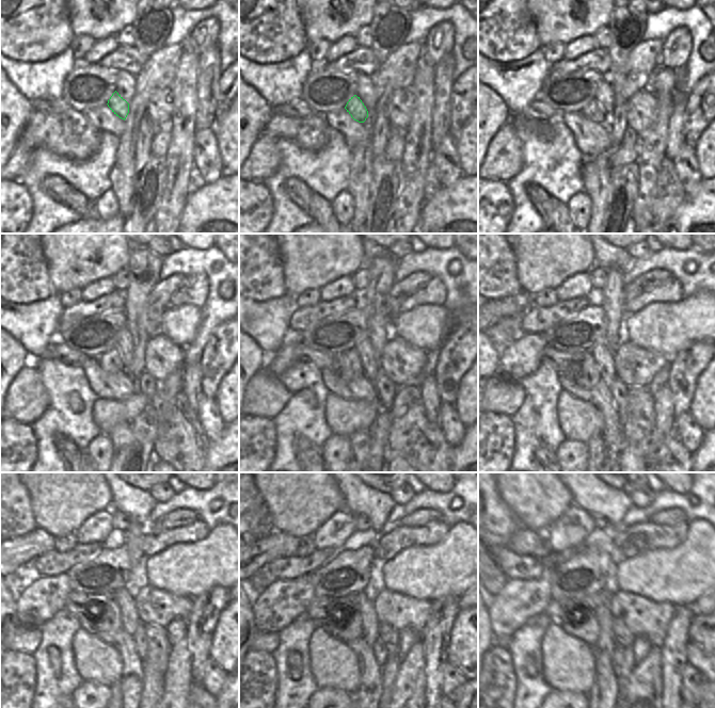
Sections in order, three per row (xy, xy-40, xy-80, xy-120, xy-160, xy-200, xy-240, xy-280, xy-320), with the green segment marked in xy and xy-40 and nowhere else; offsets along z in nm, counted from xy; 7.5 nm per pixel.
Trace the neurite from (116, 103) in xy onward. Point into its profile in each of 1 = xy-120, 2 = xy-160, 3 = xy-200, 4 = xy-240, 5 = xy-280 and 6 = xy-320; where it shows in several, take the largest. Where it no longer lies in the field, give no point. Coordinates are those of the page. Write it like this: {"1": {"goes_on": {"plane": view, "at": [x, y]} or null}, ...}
{"1": {"goes_on": {"plane": "xy-120", "at": [110, 361]}}, "2": {"goes_on": {"plane": "xy-160", "at": [349, 367]}}, "3": {"goes_on": {"plane": "xy-200", "at": [585, 375]}}, "4": {"goes_on": {"plane": "xy-240", "at": [106, 616]}}, "5": {"goes_on": {"plane": "xy-280", "at": [343, 622]}}, "6": {"goes_on": {"plane": "xy-320", "at": [578, 621]}}}

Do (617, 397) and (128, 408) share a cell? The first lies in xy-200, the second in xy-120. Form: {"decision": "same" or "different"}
{"decision": "different"}

